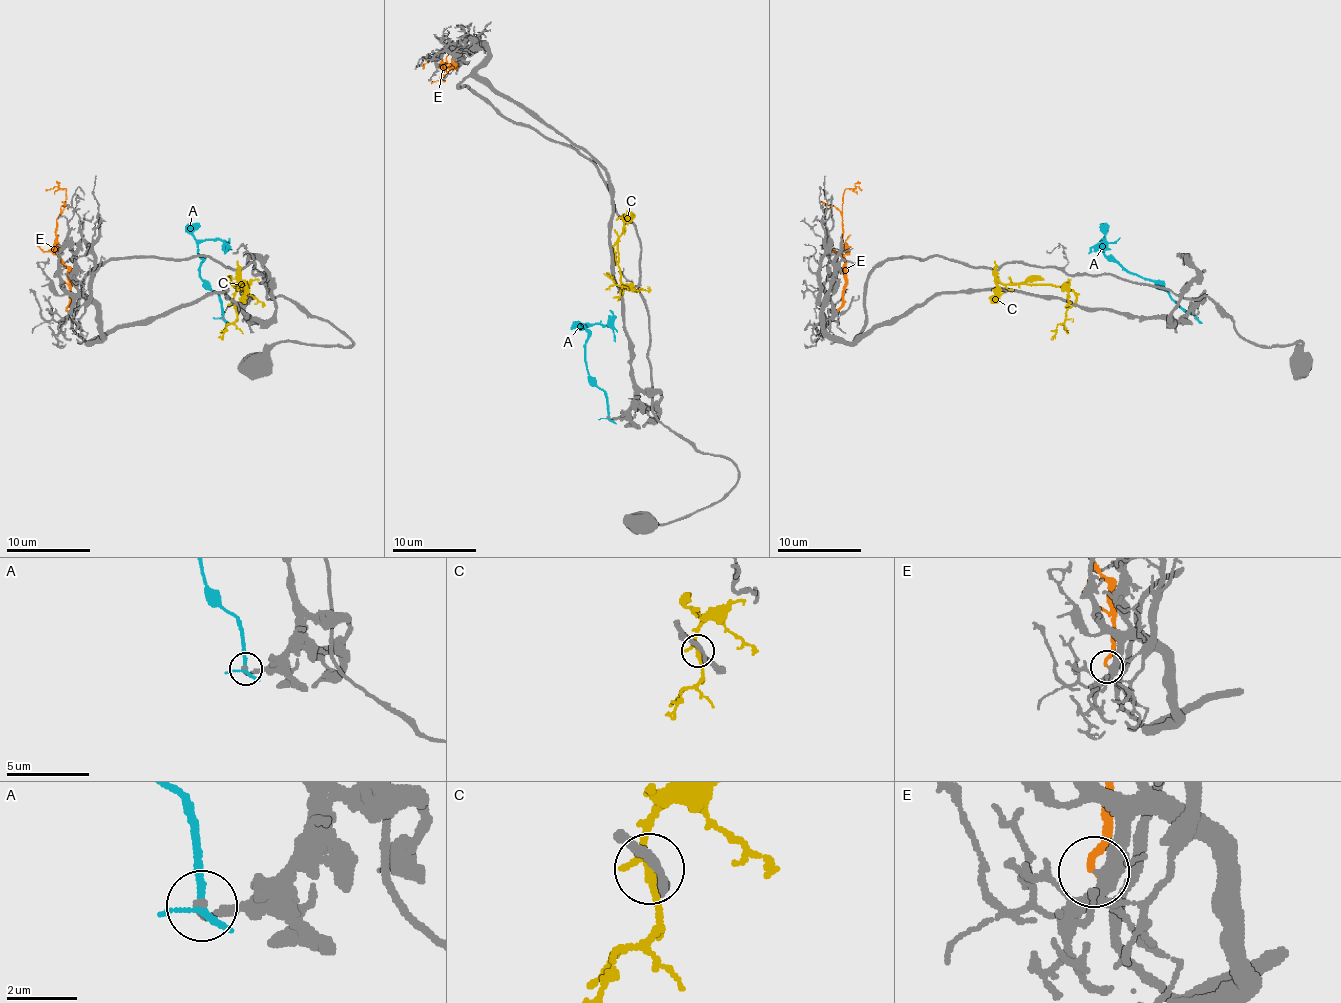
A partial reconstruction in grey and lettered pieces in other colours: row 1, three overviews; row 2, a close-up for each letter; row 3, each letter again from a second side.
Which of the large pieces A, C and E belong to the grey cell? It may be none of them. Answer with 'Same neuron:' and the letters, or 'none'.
Same neuron: E

